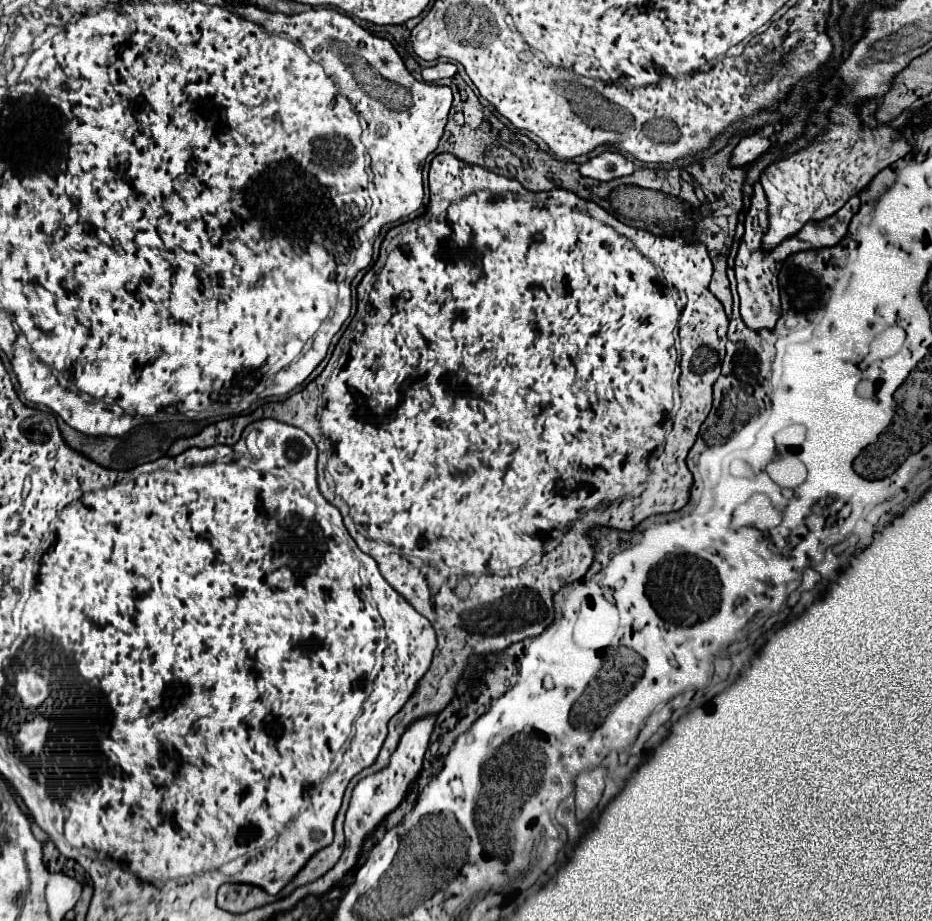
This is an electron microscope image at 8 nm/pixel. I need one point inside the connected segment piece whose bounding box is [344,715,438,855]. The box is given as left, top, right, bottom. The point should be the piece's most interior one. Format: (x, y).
(374, 797)

